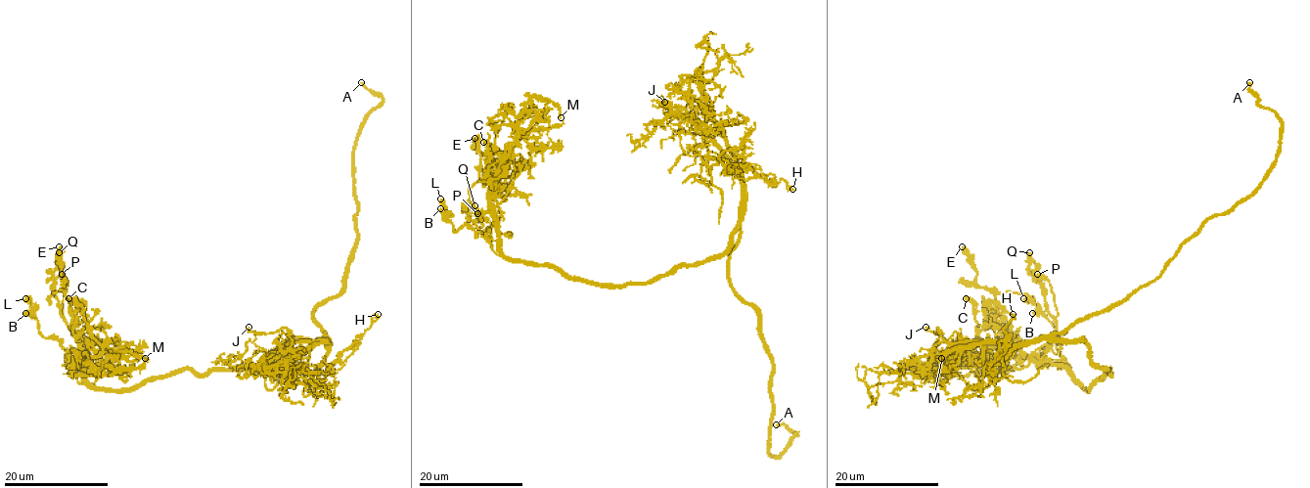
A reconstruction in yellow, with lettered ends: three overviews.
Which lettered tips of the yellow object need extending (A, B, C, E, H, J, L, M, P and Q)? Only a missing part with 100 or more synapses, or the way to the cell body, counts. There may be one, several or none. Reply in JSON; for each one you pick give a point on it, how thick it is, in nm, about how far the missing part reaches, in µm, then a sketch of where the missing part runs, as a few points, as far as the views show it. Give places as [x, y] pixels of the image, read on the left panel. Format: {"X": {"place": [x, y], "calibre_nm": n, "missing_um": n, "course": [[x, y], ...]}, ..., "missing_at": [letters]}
{"A": {"place": [361, 82], "calibre_nm": 360, "missing_um": 15, "course": [[361, 82], [323, 76], [335, 74]]}, "missing_at": ["A"]}

